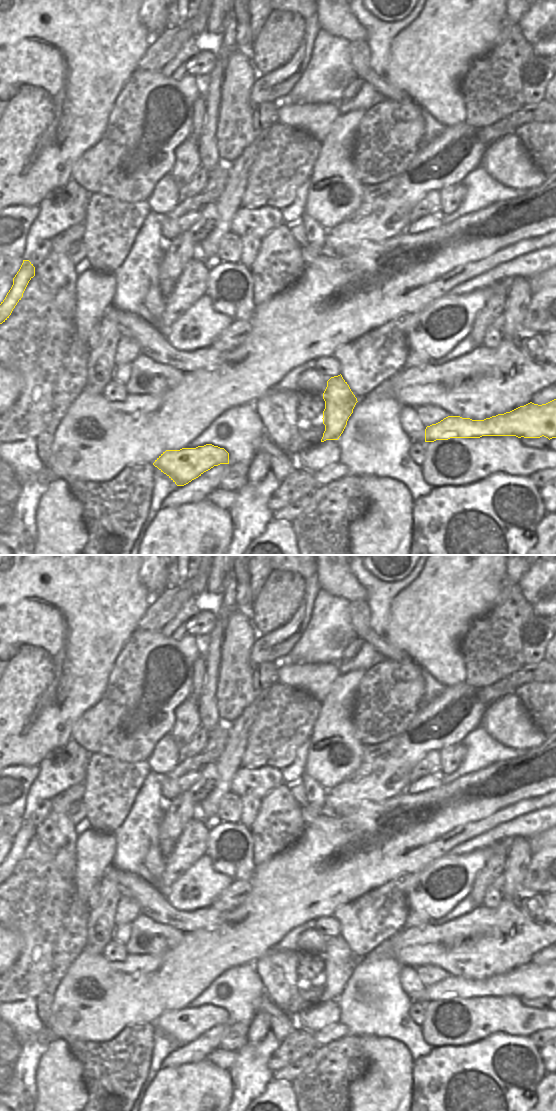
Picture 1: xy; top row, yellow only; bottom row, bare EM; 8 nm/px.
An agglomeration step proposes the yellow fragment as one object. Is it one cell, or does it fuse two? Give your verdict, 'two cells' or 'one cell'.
one cell

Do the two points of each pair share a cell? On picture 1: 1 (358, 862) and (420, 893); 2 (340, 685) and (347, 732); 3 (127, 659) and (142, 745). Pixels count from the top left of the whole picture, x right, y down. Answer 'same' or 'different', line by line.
1: different
2: same
3: same

